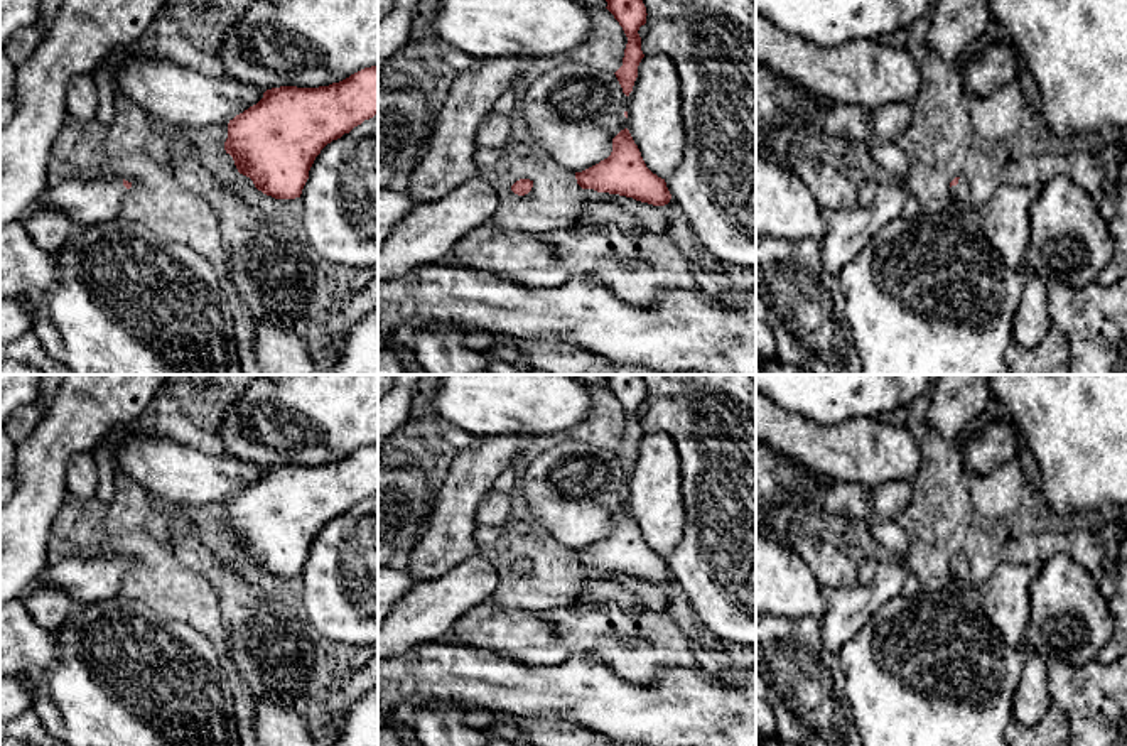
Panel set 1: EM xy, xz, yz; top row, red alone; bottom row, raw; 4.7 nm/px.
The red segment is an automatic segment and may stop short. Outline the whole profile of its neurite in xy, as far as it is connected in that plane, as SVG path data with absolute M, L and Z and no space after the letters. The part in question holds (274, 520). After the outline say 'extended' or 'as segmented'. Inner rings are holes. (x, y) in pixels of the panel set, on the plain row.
M378 444L364 446L329 464L272 466L256 483L229 498L224 528L233 535L238 550L250 555L258 569L275 577L295 577L300 576L321 528L375 493Z; as segmented

